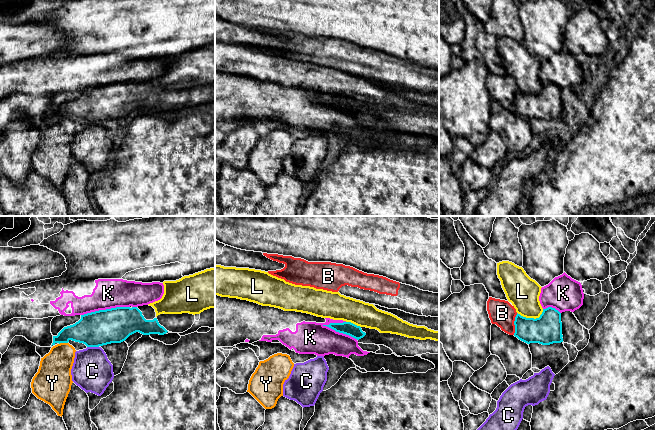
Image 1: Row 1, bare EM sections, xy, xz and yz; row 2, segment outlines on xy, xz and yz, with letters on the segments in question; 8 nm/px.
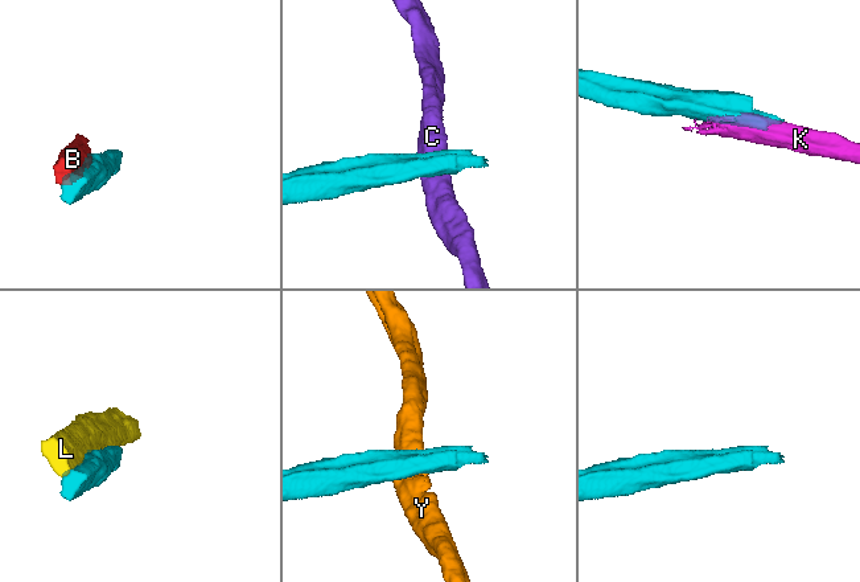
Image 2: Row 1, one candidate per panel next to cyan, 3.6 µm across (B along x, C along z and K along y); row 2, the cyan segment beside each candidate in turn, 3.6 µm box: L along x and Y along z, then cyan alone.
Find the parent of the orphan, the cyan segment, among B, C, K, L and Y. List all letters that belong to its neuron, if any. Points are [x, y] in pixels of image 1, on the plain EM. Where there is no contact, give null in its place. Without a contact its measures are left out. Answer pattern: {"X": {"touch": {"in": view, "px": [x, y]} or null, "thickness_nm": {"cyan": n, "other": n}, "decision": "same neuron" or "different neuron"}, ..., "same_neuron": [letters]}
{"B": {"touch": {"in": "yz", "px": [514, 100]}, "thickness_nm": {"cyan": 220, "other": 200}, "decision": "different neuron"}, "C": {"touch": {"in": "xy", "px": [93, 122]}, "thickness_nm": {"cyan": 280, "other": 320}, "decision": "different neuron"}, "K": {"touch": {"in": "xz", "px": [340, 108]}, "thickness_nm": {"cyan": 110, "other": 260}, "decision": "different neuron"}, "L": {"touch": {"in": "yz", "px": [531, 94]}, "thickness_nm": {"cyan": 240, "other": 260}, "decision": "different neuron"}, "Y": {"touch": {"in": "xy", "px": [63, 118]}, "thickness_nm": {"cyan": 260, "other": 260}, "decision": "different neuron"}, "same_neuron": []}

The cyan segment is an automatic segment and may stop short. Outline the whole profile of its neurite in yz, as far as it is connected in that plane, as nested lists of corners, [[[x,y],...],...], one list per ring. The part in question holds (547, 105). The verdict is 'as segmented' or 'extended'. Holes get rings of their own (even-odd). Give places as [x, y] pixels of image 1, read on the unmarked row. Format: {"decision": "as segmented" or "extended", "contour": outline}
{"decision": "as segmented", "contour": [[[555,84],[543,85],[539,94],[526,94],[517,89],[514,112],[530,120],[550,121],[563,118],[561,89]]]}

